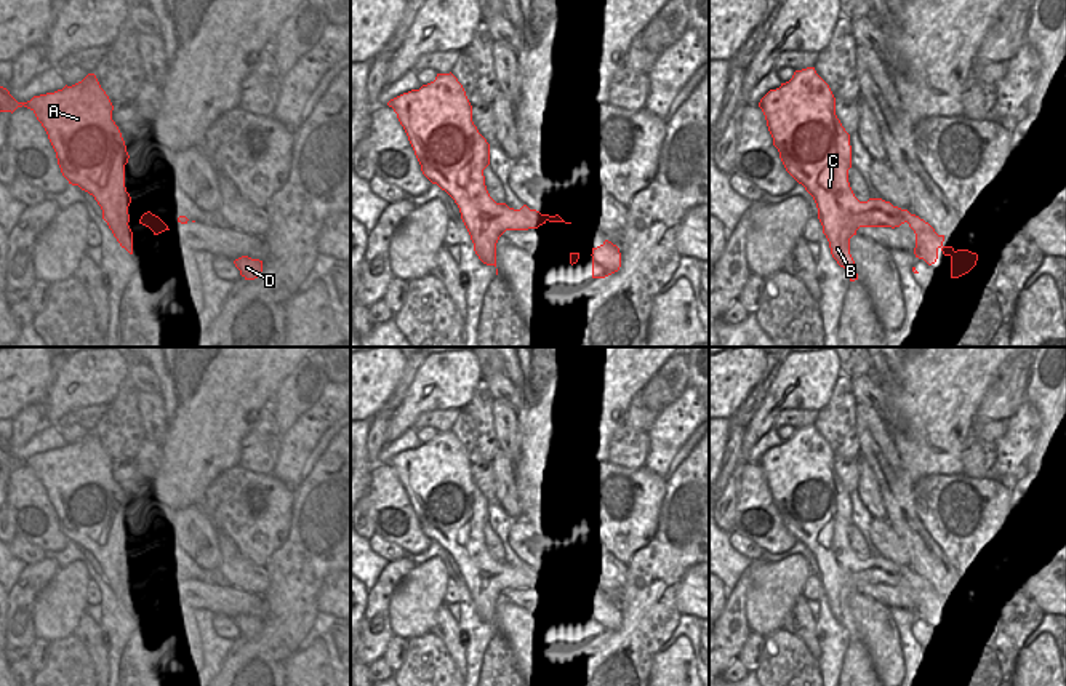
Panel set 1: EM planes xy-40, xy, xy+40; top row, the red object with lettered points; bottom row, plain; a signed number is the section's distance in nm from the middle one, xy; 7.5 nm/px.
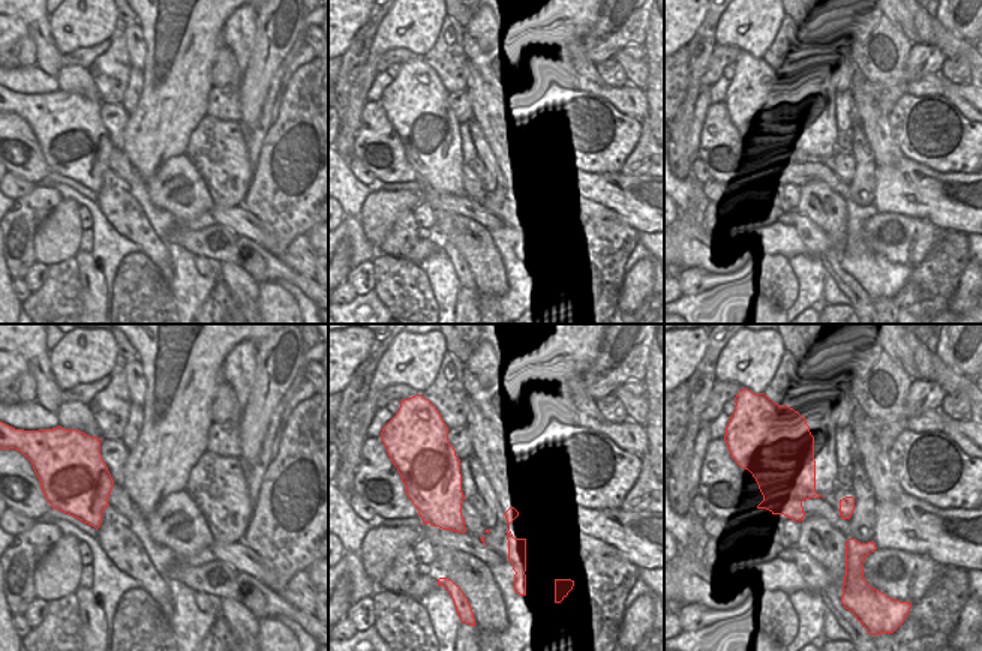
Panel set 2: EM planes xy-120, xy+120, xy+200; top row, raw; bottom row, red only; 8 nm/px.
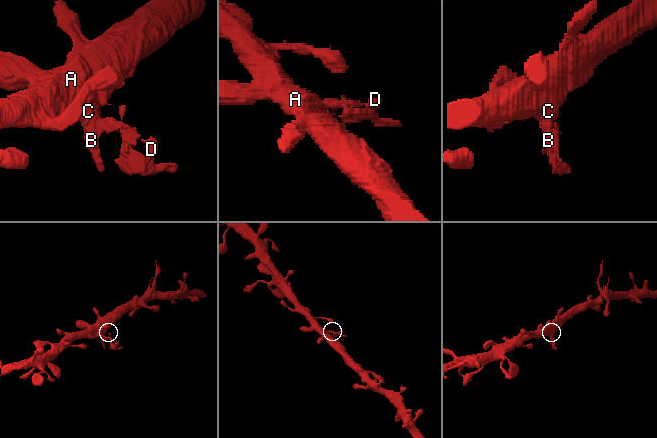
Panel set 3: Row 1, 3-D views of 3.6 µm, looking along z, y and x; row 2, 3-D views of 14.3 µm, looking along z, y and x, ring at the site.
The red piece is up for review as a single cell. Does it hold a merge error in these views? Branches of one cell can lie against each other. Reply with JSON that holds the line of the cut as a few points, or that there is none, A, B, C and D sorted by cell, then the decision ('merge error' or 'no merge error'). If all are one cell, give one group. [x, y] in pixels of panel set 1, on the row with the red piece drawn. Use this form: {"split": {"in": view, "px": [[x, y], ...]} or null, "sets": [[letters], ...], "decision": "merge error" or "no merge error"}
{"split": {"in": "xy+40", "px": [[861, 202], [865, 207], [900, 215], [906, 221]]}, "sets": [["A", "B", "C"], ["D"]], "decision": "merge error"}

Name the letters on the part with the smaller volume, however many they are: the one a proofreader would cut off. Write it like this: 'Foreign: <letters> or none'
Foreign: D

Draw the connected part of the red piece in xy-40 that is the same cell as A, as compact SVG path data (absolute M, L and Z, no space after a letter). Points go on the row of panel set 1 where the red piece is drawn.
M94 74L54 93L18 102L0 86L0 112L30 109L45 128L62 176L94 197L114 237L133 254L128 225L131 197L125 187L128 152L112 120L114 106Z

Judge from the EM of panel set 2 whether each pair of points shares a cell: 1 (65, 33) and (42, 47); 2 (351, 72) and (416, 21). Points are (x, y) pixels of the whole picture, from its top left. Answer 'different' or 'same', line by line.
1: different
2: different

